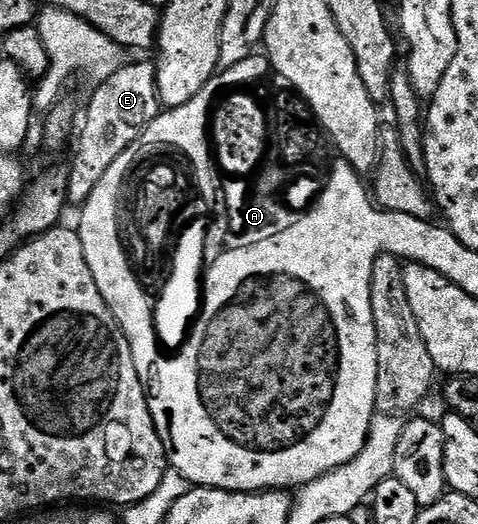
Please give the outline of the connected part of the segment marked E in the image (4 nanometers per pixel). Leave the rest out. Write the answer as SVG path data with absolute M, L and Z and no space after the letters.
M126 61L96 89L85 110L85 127L82 130L80 127L75 138L77 152L73 166L68 167L70 203L85 203L91 192L95 192L110 177L119 155L126 153L134 142L141 139L146 128L163 112L161 97L157 94L157 67L152 61Z

